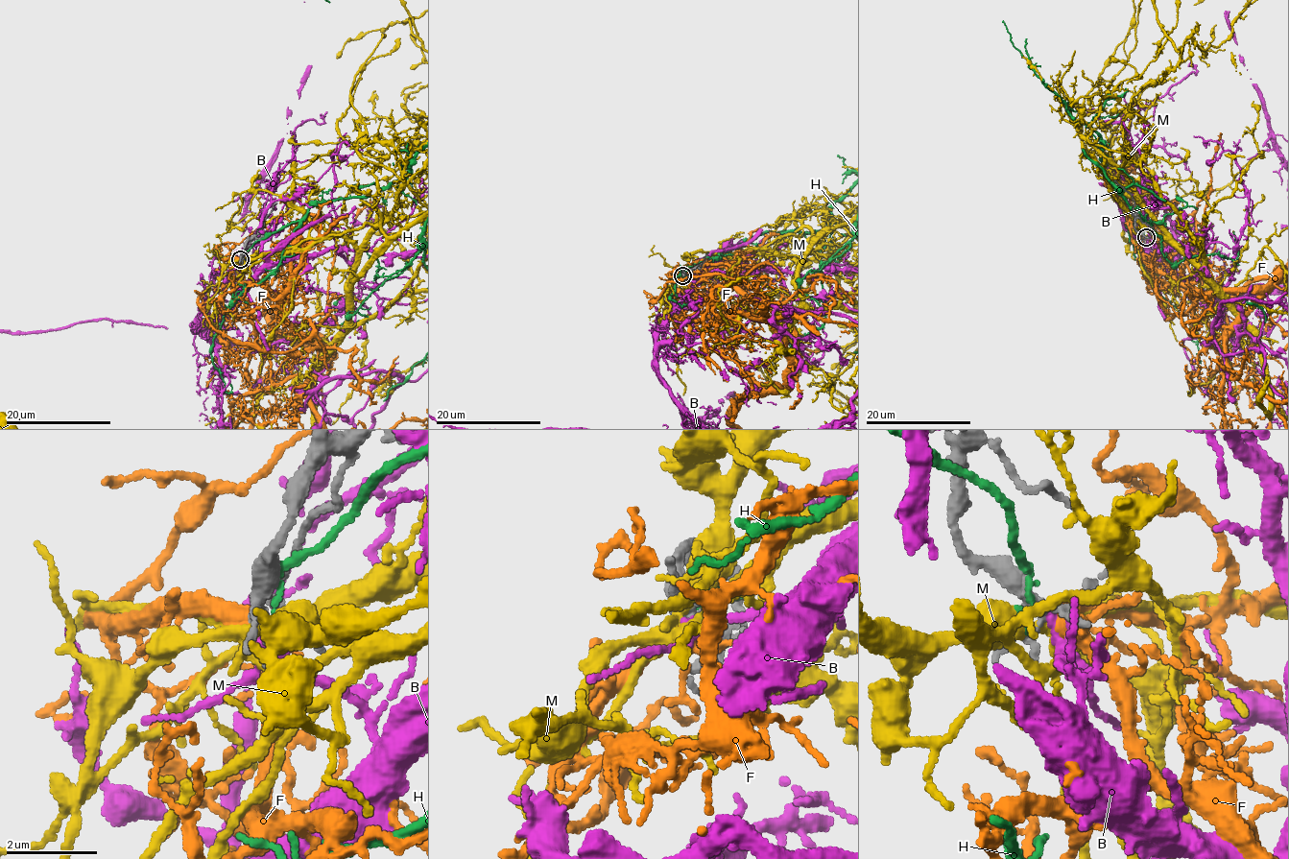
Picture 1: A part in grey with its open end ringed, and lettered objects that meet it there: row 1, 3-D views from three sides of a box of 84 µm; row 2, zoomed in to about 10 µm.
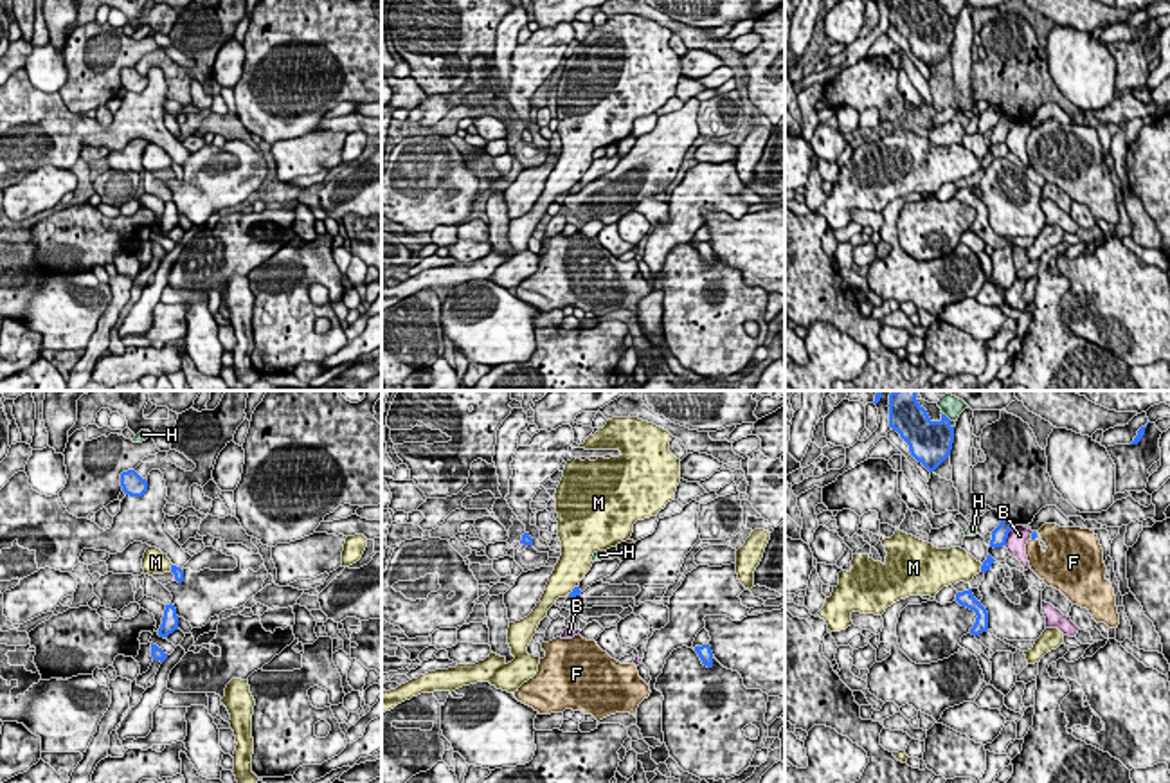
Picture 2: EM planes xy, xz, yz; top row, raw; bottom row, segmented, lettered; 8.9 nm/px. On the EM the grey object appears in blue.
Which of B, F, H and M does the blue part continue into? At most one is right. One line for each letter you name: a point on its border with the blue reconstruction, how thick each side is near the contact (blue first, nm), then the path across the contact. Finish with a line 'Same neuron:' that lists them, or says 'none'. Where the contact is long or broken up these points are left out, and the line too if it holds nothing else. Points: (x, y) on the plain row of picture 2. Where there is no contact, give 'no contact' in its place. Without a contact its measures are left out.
F: no contact
Same neuron: F

